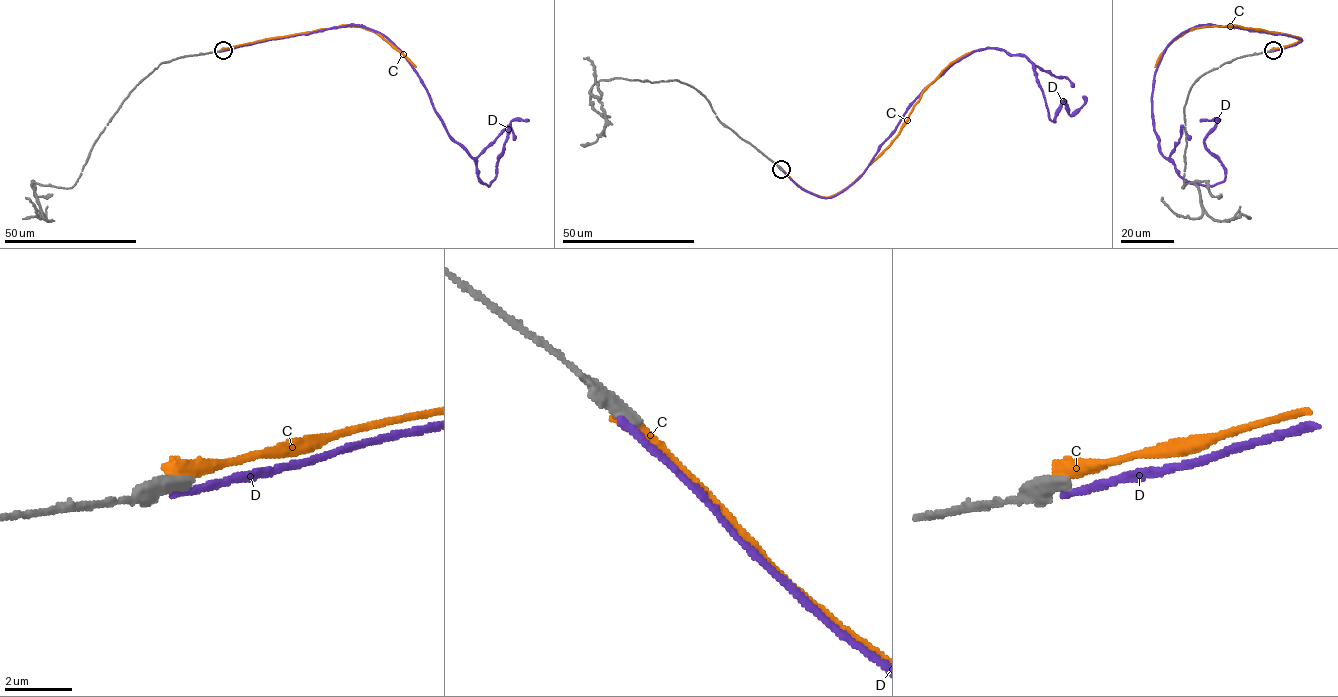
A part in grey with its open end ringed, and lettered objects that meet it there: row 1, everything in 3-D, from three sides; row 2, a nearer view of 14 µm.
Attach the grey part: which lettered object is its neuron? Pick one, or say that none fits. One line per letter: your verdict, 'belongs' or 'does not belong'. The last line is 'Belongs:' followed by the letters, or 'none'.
C: does not belong
D: does not belong
Belongs: none

